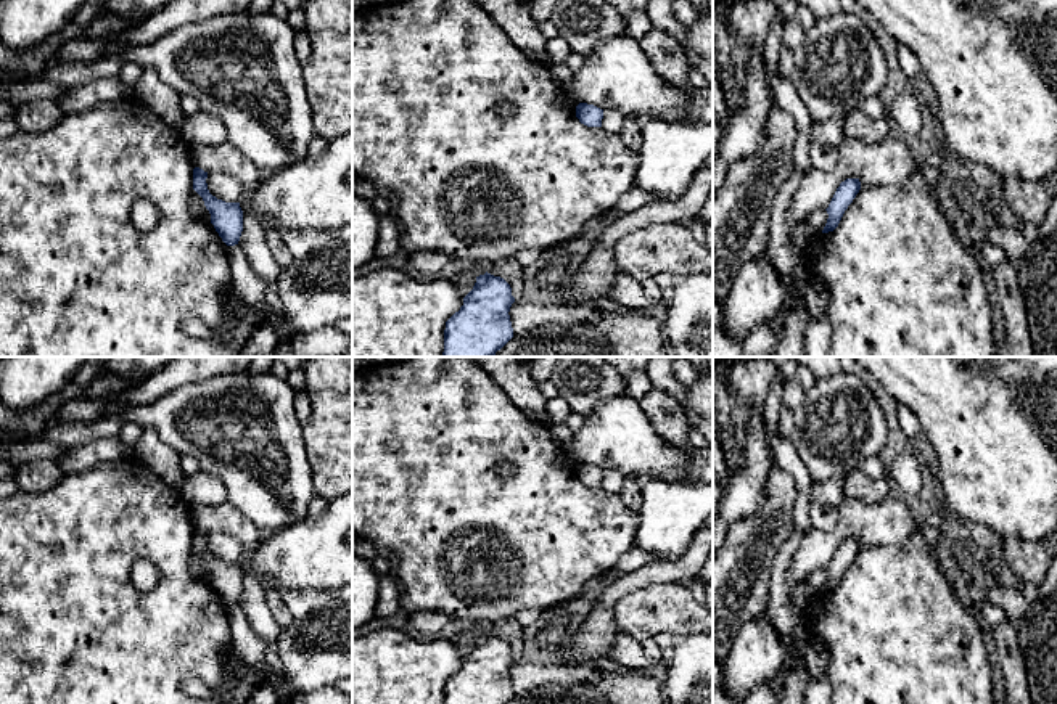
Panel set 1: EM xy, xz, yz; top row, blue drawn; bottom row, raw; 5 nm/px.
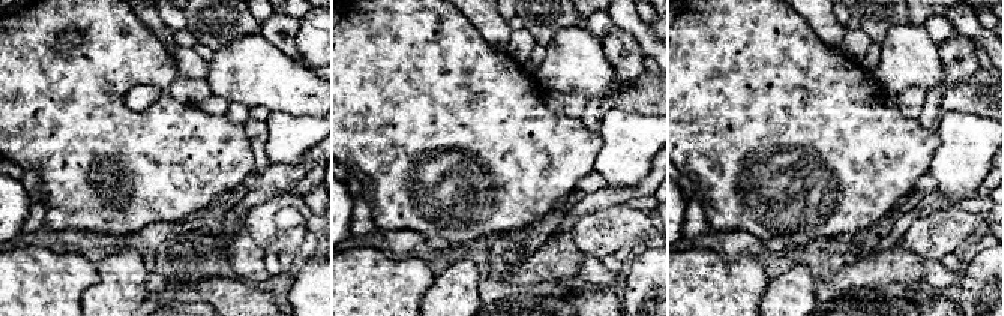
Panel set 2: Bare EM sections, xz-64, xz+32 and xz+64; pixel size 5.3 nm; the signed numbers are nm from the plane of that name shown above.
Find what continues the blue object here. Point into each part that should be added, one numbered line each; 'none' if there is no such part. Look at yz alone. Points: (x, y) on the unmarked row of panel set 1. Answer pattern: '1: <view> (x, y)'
none

